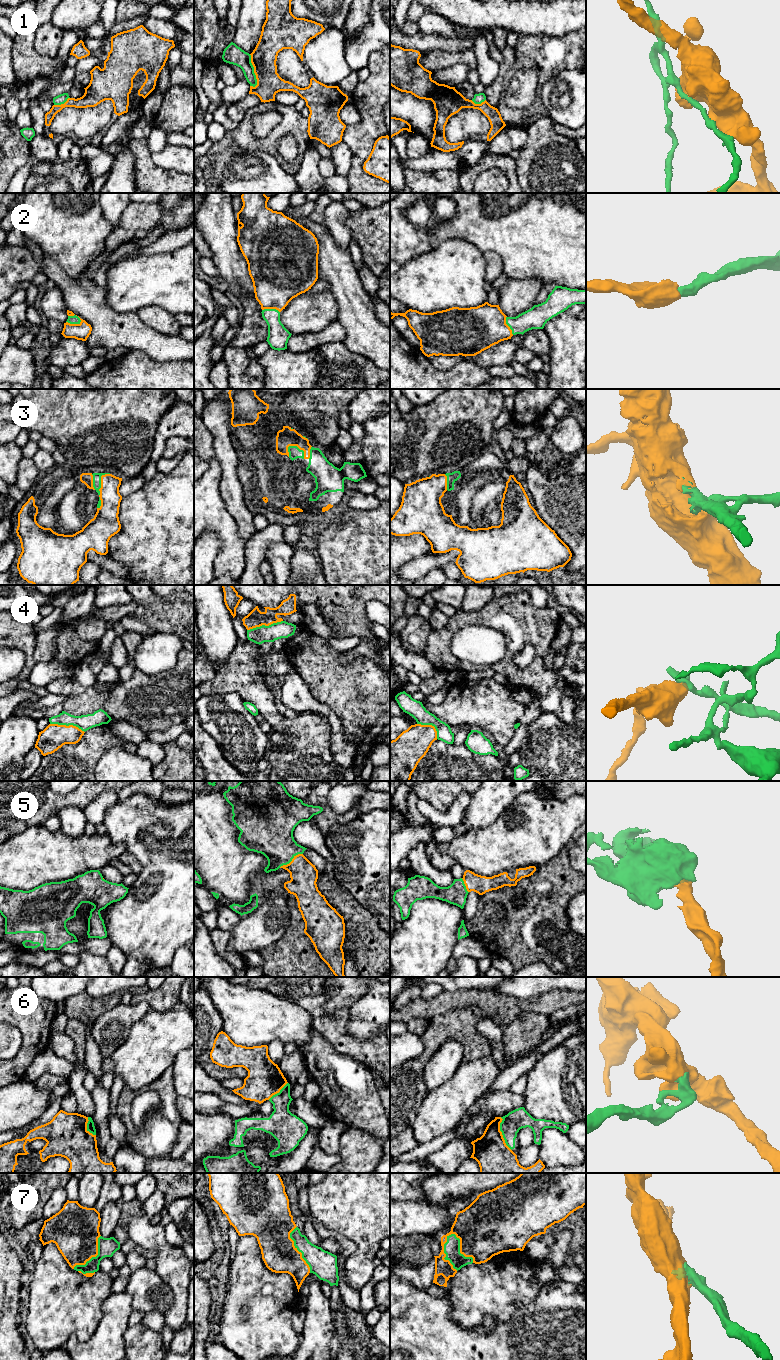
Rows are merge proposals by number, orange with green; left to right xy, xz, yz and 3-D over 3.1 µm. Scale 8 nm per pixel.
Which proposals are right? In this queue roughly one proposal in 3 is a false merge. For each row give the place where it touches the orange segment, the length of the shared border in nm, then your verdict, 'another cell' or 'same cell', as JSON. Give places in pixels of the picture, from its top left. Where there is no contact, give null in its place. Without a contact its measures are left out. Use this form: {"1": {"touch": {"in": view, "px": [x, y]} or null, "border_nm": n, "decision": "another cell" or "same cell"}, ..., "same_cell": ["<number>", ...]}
{"1": {"touch": {"in": "xz", "px": [254, 71]}, "border_nm": 280, "decision": "another cell"}, "2": {"touch": {"in": "xy", "px": [73, 324]}, "border_nm": 130, "decision": "same cell"}, "3": {"touch": {"in": "xy", "px": [100, 488]}, "border_nm": 300, "decision": "same cell"}, "4": {"touch": {"in": "xz", "px": [264, 624]}, "border_nm": 300, "decision": "another cell"}, "5": {"touch": {"in": "xz", "px": [291, 861]}, "border_nm": 220, "decision": "same cell"}, "6": {"touch": {"in": "yz", "px": [501, 1134]}, "border_nm": 280, "decision": "same cell"}, "7": {"touch": {"in": "yz", "px": [460, 1248]}, "border_nm": 300, "decision": "same cell"}, "same_cell": ["2", "3", "5", "6", "7"]}

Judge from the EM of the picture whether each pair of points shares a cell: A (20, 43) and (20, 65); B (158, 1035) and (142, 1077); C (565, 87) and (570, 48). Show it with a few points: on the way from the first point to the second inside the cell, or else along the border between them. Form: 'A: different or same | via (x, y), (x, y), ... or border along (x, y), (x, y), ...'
A: same | via (20, 48), (20, 60)
B: same | via (152, 1045), (142, 1059), (142, 1067)
C: different | border along (575, 69), (564, 69), (547, 82)

